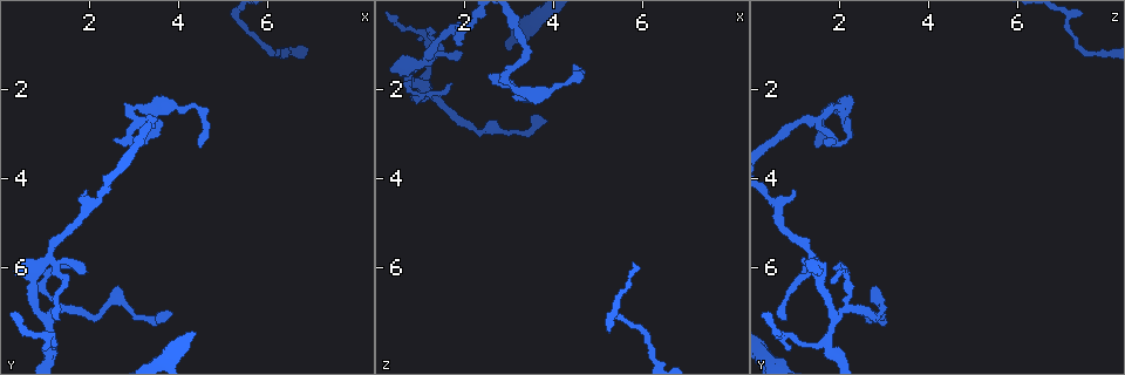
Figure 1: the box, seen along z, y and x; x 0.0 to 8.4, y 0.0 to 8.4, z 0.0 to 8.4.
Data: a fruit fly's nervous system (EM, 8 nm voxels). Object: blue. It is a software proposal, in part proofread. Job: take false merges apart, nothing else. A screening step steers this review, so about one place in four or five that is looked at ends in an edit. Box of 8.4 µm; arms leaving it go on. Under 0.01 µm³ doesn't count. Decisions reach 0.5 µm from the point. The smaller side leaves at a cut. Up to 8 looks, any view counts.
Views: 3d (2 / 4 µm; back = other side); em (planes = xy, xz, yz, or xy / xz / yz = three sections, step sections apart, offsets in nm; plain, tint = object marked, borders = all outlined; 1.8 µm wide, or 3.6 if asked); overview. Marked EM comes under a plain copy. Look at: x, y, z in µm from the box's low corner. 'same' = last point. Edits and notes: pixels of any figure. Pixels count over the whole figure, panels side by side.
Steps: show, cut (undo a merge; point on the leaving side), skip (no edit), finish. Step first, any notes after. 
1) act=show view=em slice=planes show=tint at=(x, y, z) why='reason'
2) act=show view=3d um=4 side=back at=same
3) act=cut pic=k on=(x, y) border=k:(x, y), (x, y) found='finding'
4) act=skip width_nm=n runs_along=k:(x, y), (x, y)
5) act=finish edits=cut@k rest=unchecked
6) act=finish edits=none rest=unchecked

act=show view=em slice=xy step=16 show=tint at=(3.50, 2.45, 2.10) why='closes a loop'

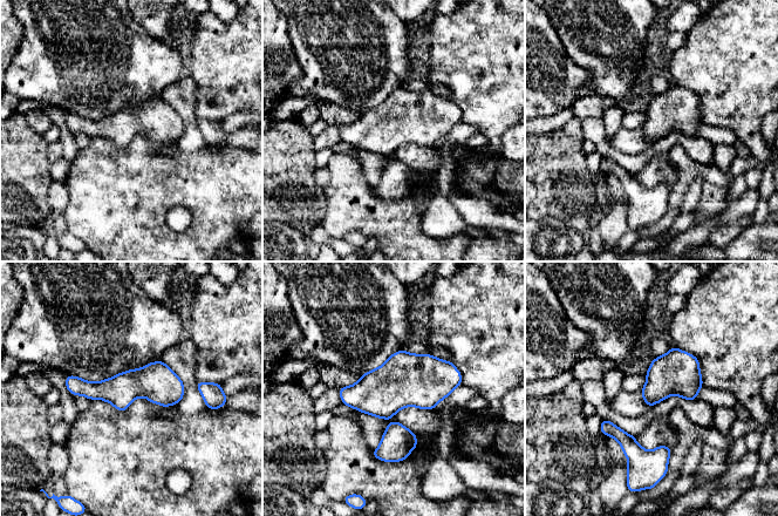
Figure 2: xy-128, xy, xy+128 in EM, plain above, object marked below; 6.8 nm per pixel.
act=show view=em slice=planes show=tint at=same

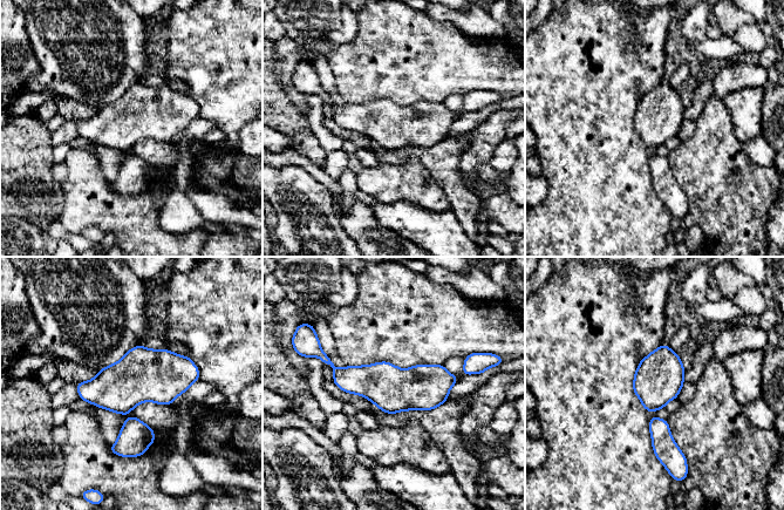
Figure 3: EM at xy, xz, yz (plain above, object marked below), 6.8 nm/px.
act=skip found='all the same cell'

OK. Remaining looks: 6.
act=show view=em slice=planes show=tint at=(3.05, 7.10, 2.95) why='abrupt turn'

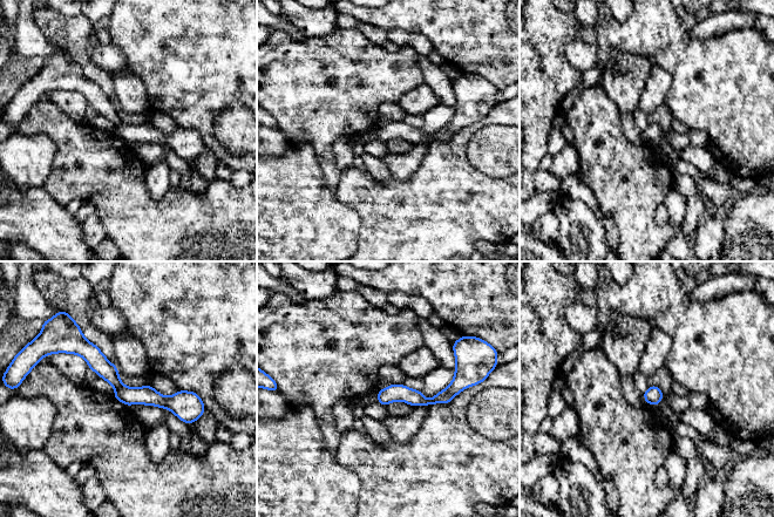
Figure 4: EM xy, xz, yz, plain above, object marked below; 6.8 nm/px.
act=skip runs_along=4:(72, 348), (128, 395), (196, 399) found='all the same cell'

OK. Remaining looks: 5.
act=show view=em slice=planes show=tint at=(1.20, 7.75, 1.40) why='sharp bend'

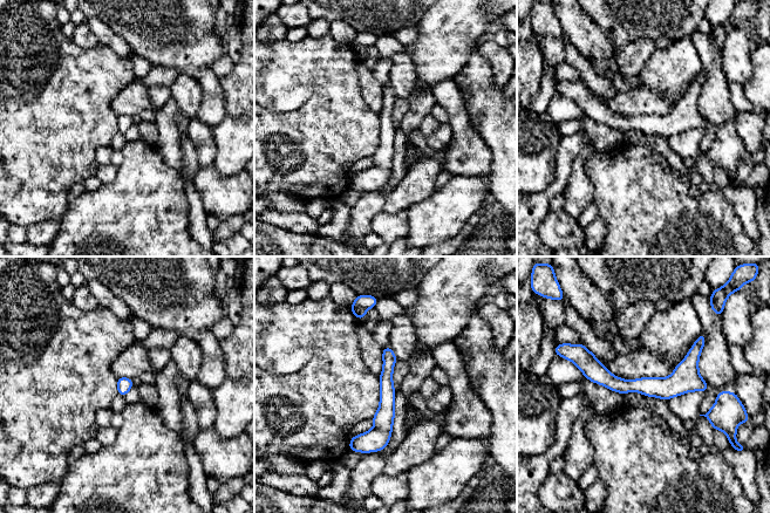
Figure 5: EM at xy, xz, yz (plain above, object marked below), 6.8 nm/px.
act=skip runs_along=5:(583, 363), (619, 385), (703, 388) found='one cell here'

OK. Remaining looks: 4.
act=finish edits=none rest=unchecked

